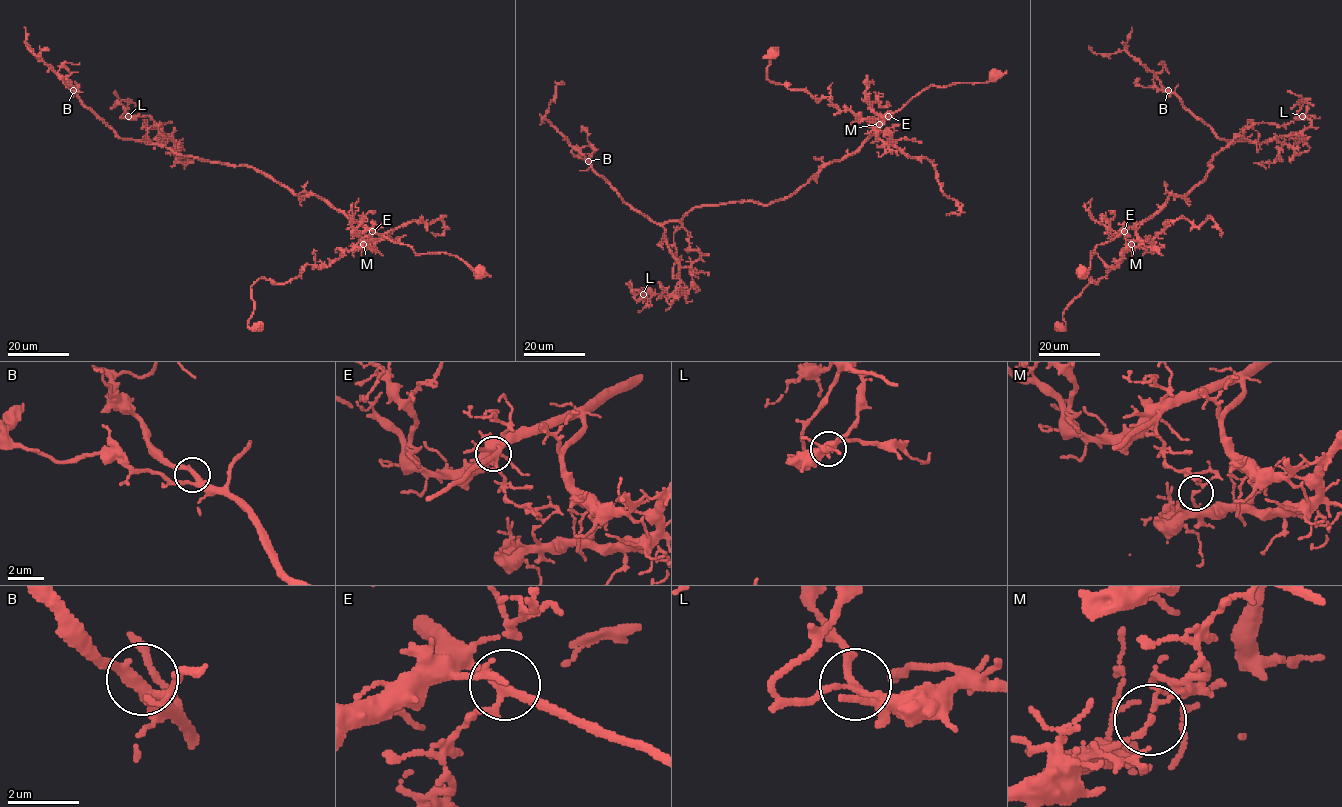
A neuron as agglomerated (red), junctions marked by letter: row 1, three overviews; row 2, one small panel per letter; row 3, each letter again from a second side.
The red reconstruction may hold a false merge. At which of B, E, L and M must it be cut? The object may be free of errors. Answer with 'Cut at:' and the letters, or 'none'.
Cut at: M

